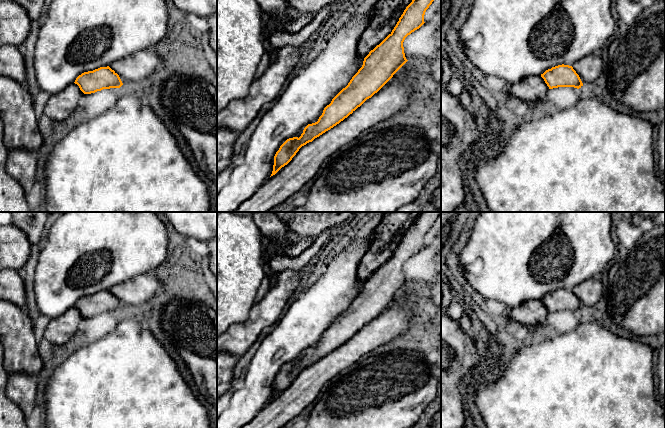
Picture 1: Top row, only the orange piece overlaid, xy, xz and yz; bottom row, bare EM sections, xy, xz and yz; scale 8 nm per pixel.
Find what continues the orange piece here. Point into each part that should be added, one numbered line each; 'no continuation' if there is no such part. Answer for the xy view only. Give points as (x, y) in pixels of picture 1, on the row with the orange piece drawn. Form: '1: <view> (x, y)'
no continuation

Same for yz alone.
no continuation

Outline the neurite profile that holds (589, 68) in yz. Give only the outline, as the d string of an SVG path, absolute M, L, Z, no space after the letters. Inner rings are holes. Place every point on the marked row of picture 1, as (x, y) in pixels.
M599 52L589 54L572 65L584 86L596 82L603 71L603 62Z

